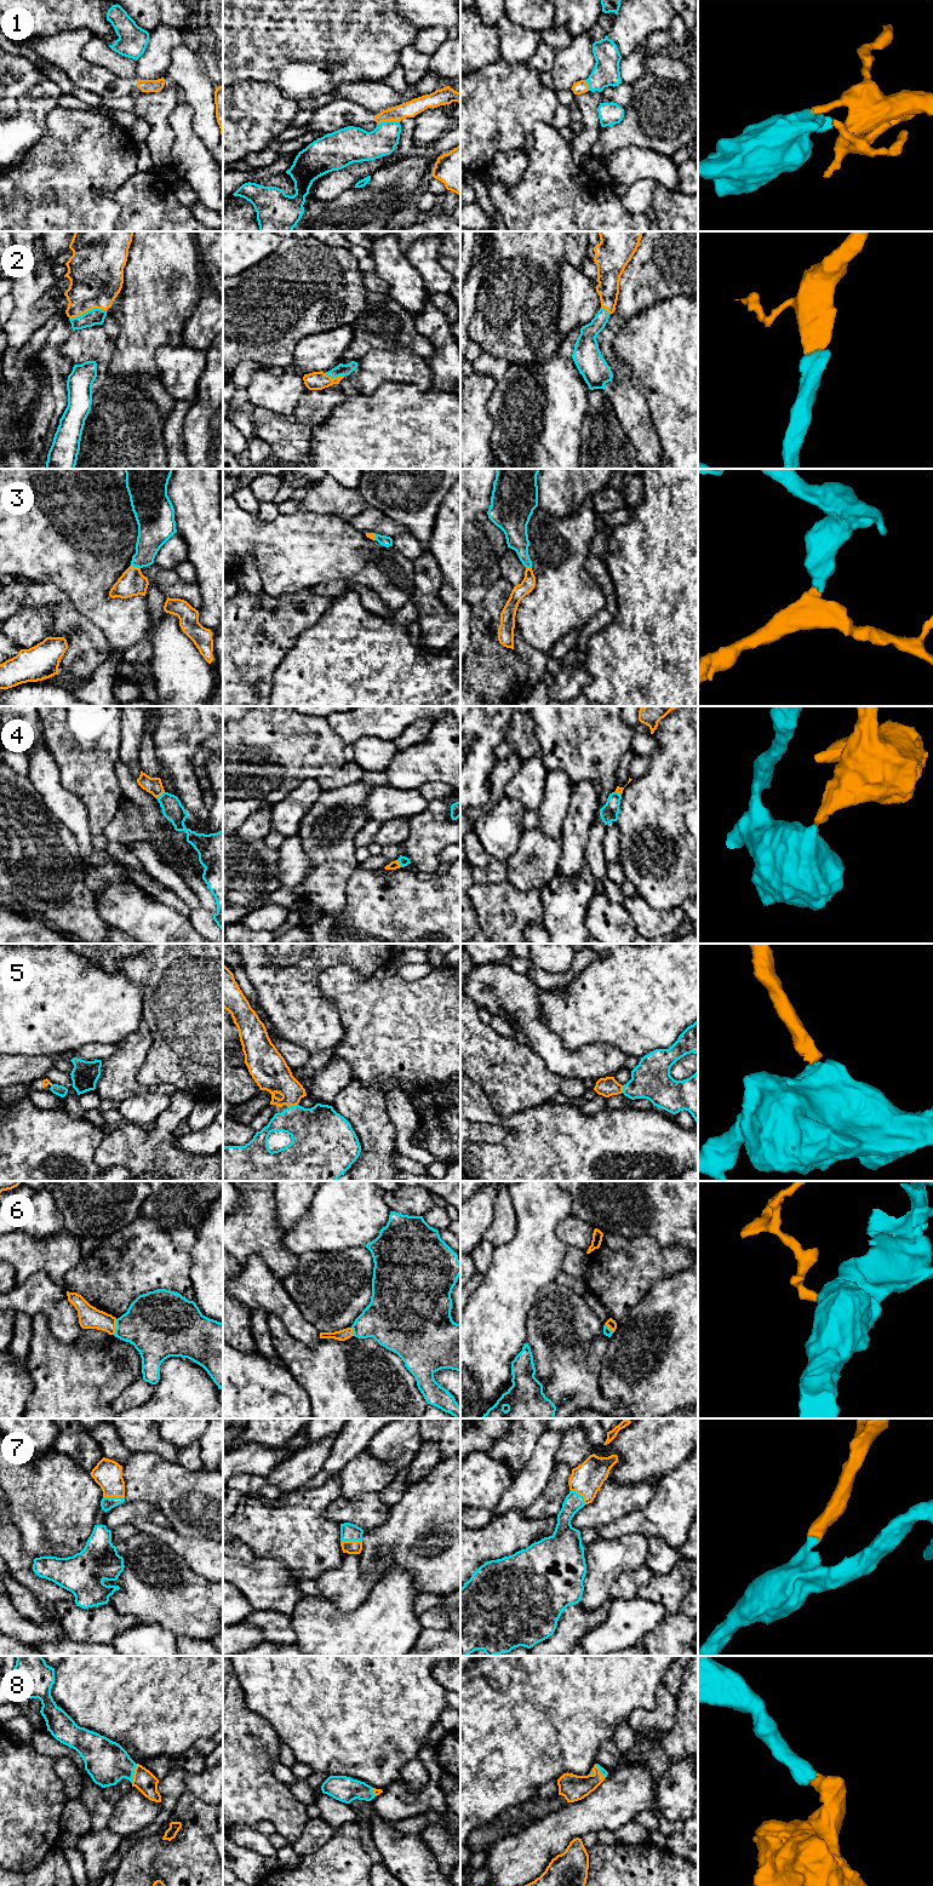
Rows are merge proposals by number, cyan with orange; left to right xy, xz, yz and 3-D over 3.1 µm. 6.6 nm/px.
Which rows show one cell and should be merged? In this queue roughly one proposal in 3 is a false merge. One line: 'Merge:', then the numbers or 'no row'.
Merge: 2, 3, 5, 7, 8

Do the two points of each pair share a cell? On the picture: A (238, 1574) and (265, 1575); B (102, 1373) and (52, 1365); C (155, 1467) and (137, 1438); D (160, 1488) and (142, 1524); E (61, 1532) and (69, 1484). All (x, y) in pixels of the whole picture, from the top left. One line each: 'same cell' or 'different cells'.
A: same cell
B: same cell
C: different cells
D: different cells
E: same cell

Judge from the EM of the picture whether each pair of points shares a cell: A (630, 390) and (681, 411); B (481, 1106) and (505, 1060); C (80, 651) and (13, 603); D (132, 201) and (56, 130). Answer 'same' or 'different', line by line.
A: different
B: different
C: same
D: different

